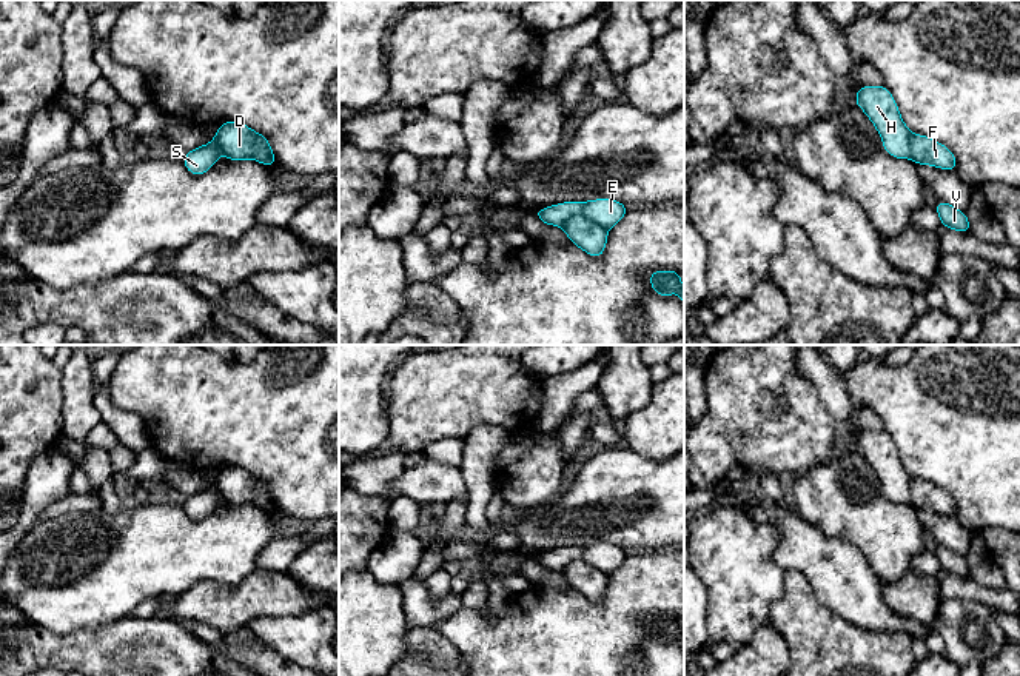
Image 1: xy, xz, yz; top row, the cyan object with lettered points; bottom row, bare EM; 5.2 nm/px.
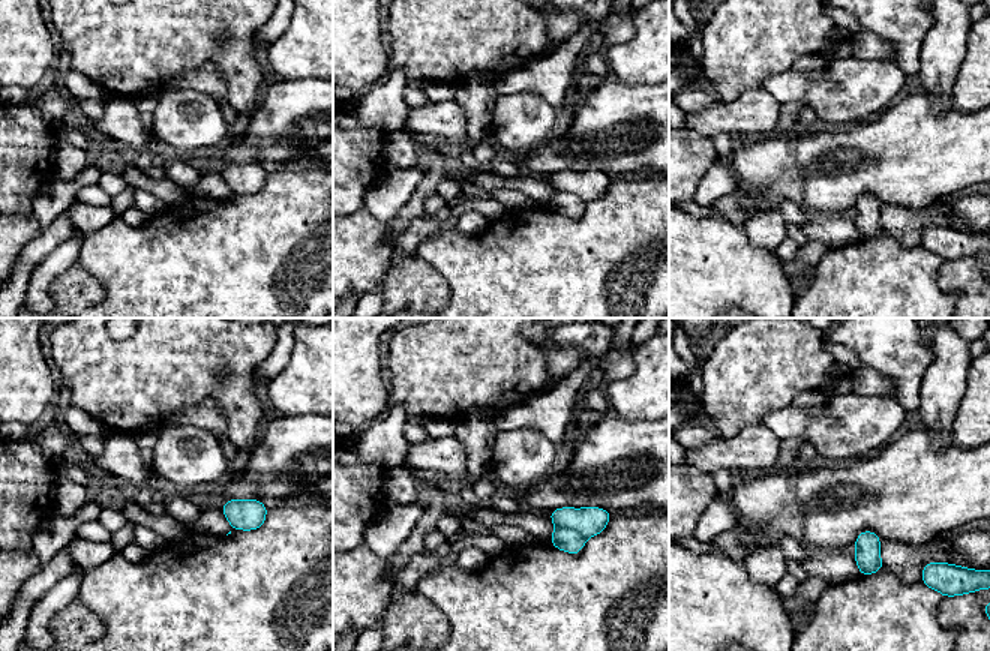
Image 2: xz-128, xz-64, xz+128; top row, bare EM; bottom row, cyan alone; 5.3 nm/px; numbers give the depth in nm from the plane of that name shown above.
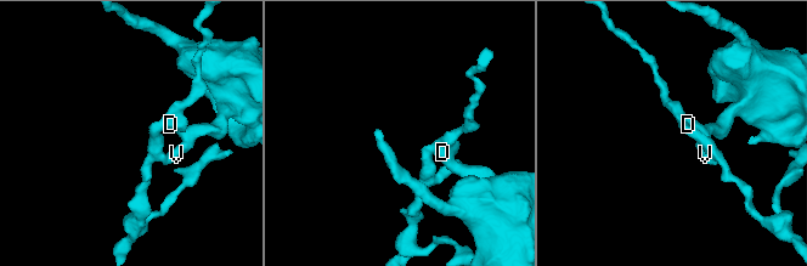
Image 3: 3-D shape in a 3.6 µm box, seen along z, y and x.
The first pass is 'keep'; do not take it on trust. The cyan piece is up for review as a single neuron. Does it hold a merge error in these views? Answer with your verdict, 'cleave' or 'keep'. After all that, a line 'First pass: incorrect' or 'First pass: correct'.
cleave
First pass: incorrect

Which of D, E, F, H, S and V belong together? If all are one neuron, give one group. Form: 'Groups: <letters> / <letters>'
Groups: D F V / E H S

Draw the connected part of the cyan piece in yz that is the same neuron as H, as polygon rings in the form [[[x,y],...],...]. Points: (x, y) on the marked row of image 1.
[[[861,86],[855,94],[855,105],[872,120],[889,156],[911,159],[911,131],[886,86]]]

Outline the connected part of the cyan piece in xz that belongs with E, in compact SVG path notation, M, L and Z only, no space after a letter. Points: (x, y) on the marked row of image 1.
M596 199L590 202L564 202L535 211L535 216L553 226L562 226L572 216L584 216L599 226L610 229L627 213L626 205L612 199Z

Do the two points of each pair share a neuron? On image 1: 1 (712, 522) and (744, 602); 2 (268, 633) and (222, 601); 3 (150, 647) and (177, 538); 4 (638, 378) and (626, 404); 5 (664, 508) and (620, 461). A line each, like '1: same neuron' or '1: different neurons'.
1: same neuron
2: different neurons
3: different neurons
4: same neuron
5: same neuron

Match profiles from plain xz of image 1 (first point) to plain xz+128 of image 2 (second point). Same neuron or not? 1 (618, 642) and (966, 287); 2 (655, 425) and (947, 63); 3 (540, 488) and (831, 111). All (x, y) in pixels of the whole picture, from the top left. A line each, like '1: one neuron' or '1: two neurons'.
1: two neurons
2: two neurons
3: one neuron

